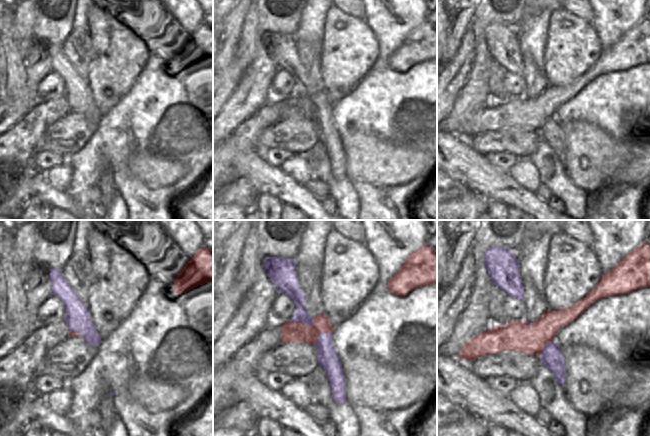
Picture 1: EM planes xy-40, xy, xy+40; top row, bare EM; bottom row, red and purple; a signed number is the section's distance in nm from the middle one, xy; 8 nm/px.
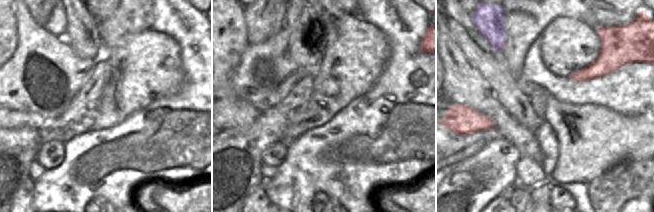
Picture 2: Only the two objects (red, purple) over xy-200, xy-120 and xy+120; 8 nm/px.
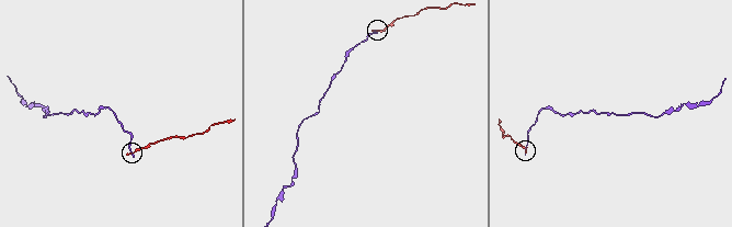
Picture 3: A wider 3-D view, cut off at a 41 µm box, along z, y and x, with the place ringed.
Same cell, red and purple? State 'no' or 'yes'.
no

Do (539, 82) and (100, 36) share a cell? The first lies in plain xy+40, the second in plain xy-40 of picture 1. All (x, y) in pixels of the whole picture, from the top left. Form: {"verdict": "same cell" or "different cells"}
{"verdict": "different cells"}

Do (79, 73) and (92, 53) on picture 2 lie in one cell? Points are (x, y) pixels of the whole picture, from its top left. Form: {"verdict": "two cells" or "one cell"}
{"verdict": "two cells"}

